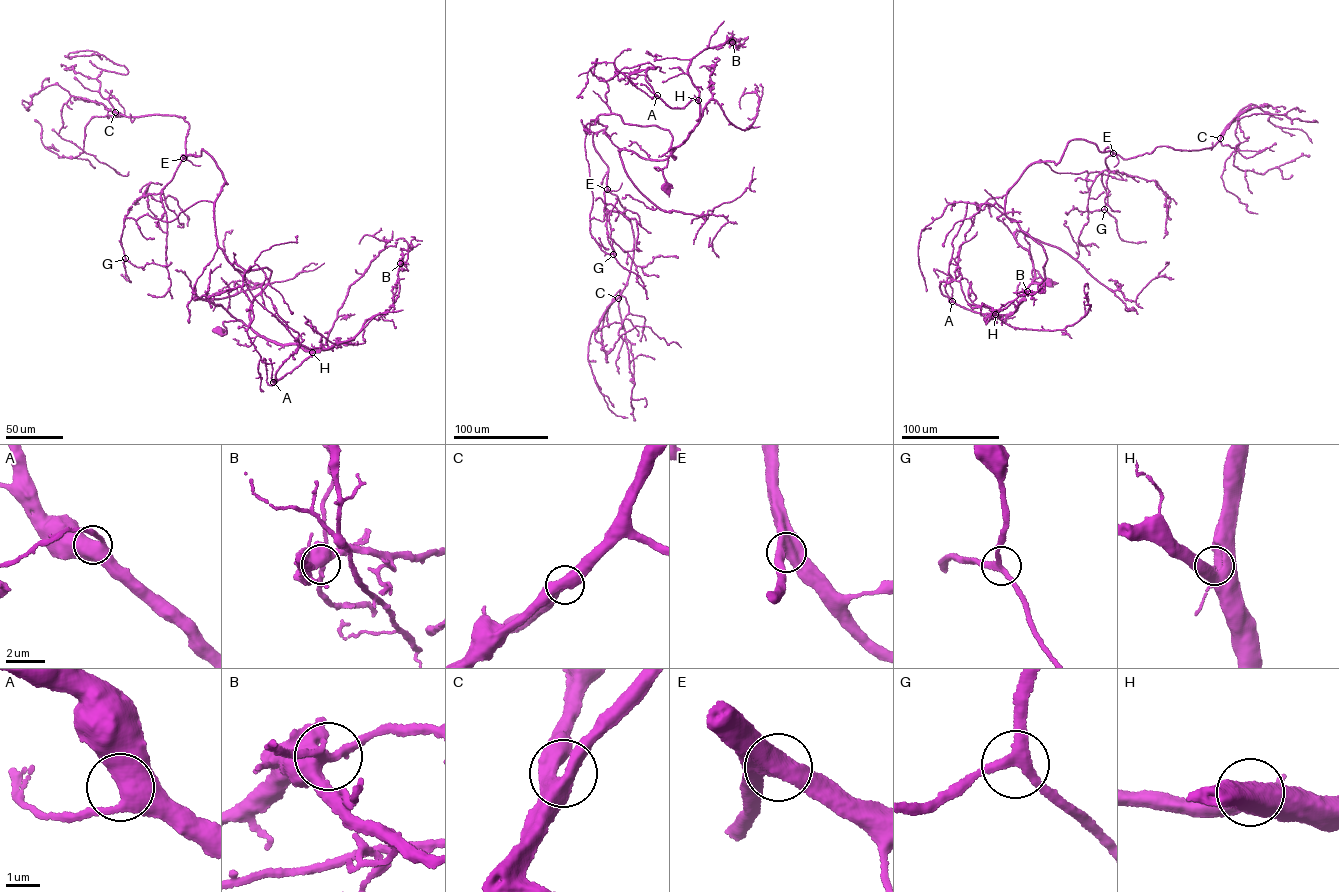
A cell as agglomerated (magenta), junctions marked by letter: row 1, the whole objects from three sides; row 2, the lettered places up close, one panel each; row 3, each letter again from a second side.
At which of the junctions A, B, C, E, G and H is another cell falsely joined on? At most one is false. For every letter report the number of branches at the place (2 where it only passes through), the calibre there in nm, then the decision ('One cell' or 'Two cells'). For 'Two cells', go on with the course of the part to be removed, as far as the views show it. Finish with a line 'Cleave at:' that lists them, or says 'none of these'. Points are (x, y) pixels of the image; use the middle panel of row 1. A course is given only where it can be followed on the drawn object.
A: Branches: 3. Thickness 460 nm. One cell
B: Branches: 6. Thickness 440 nm. One cell
C: Branches: 3. Thickness 480 nm. One cell
E: Branches: 3. Thickness 500 nm. One cell
G: Branches: 3. Thickness 280 nm. One cell
H: Branches: 3. Thickness 420 nm. One cell
Cleave at: none of these

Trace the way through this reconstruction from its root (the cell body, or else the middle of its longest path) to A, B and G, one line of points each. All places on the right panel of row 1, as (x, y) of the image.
A: (1048, 281), (1034, 280), (1032, 270), (1040, 277), (1026, 288), (1016, 310), (1006, 314), (981, 314), (952, 301)
B: (1048, 281), (1034, 280), (1032, 270), (1040, 276), (1011, 313), (993, 315), (969, 304), (998, 312), (1027, 291)
G: (1048, 281), (1033, 270), (1032, 282), (1042, 246), (1004, 211), (1023, 171), (1098, 171), (1104, 209)

